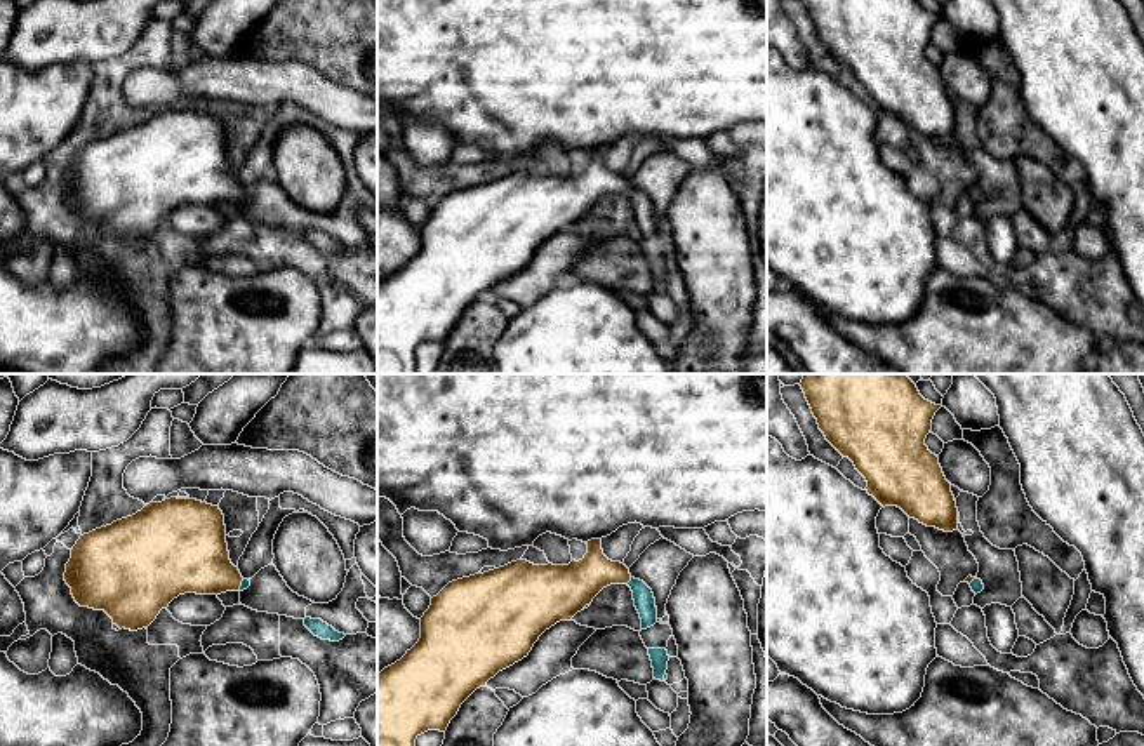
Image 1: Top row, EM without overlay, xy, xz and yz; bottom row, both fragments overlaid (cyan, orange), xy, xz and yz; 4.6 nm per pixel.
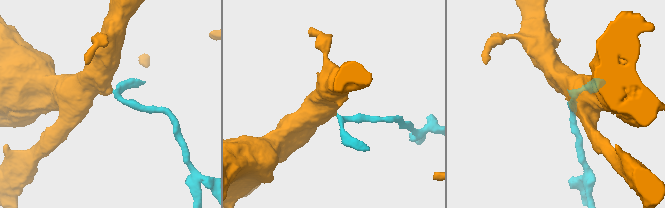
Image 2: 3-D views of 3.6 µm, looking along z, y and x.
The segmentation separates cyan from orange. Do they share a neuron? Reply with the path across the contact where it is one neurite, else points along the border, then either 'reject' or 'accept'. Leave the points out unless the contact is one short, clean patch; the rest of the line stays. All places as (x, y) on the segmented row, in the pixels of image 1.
runs through xz (644, 599), (630, 581), (588, 576), (576, 585); accept

